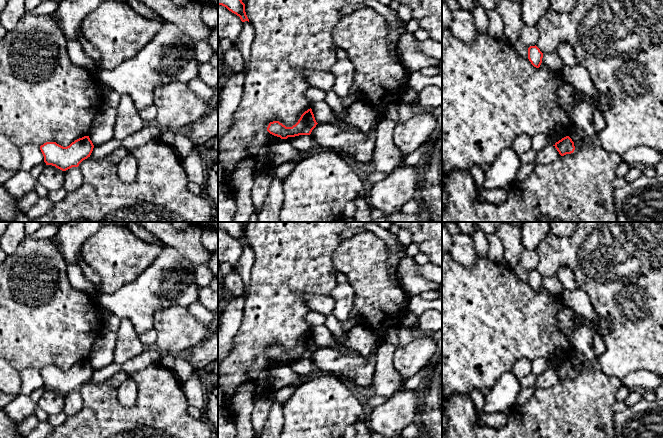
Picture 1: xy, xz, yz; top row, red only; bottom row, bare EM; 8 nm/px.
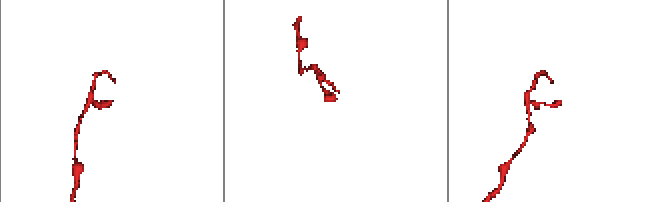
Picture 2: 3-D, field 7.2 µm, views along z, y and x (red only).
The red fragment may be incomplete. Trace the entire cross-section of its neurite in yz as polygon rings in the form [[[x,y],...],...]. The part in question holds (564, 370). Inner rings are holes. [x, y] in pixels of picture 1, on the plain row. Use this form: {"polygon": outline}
{"polygon": [[[566,360],[553,369],[561,380],[571,378],[575,374],[574,366],[569,360]]]}

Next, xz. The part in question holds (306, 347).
{"polygon": [[[310,332],[301,339],[298,346],[292,351],[286,351],[279,345],[273,345],[269,347],[267,355],[281,363],[287,363],[288,361],[299,359],[310,359],[317,348],[312,333]]]}

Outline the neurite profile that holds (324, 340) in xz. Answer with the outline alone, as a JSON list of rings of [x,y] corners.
[[[325,325],[312,328],[311,333],[318,348],[338,348],[336,341],[334,340],[334,336]]]

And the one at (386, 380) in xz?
[[[386,342],[381,343],[376,349],[372,389],[377,396],[389,397],[405,383],[405,380],[393,366],[396,349],[396,345]]]

